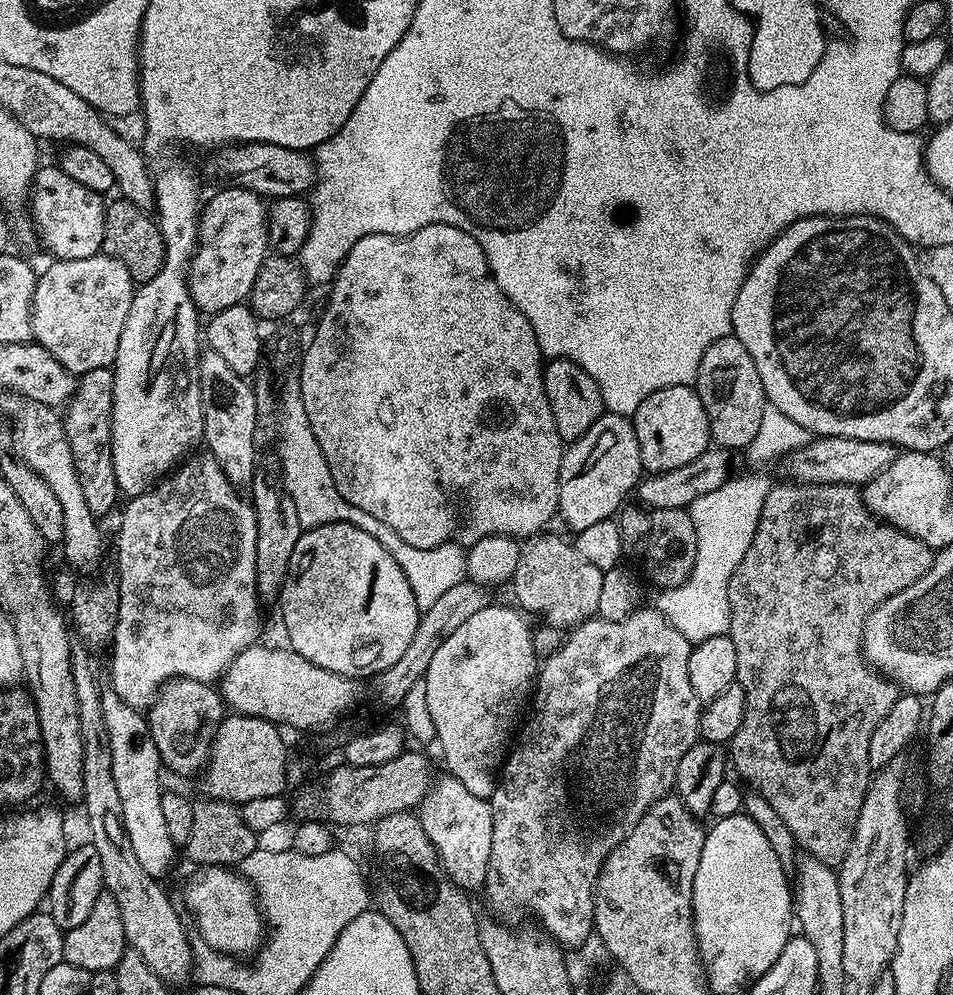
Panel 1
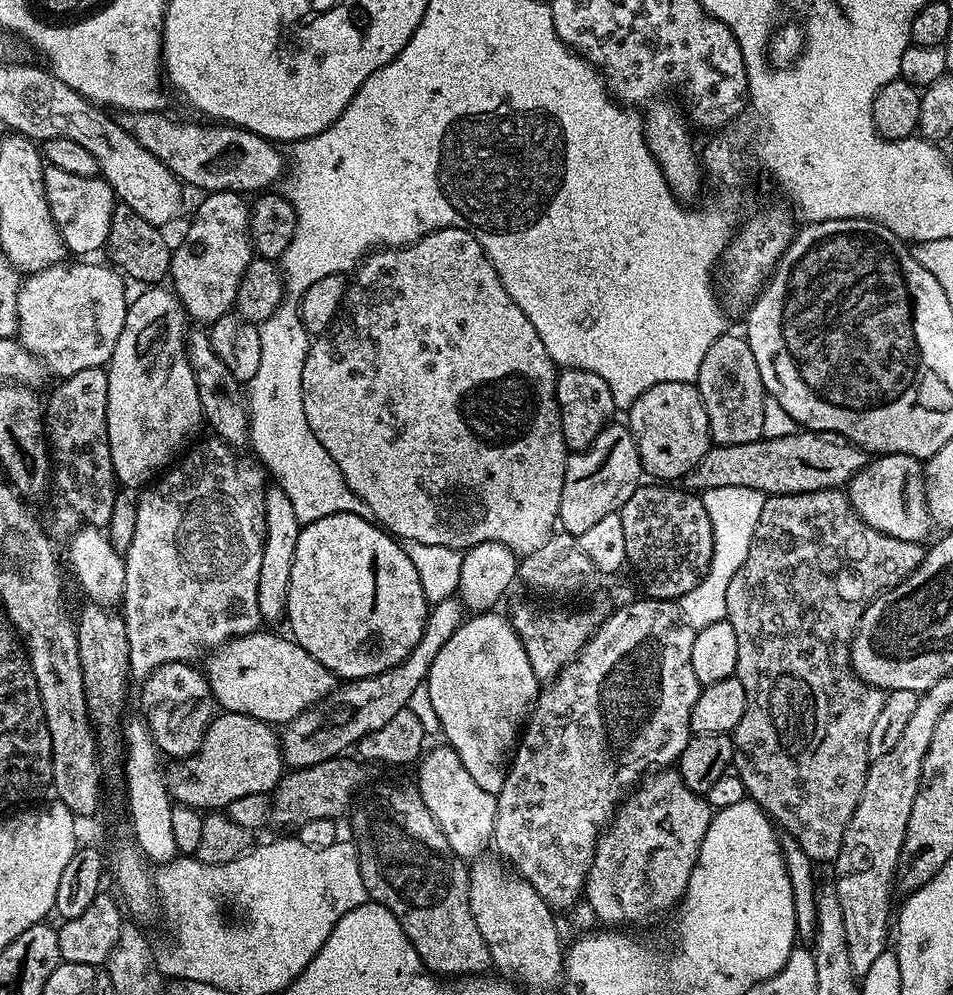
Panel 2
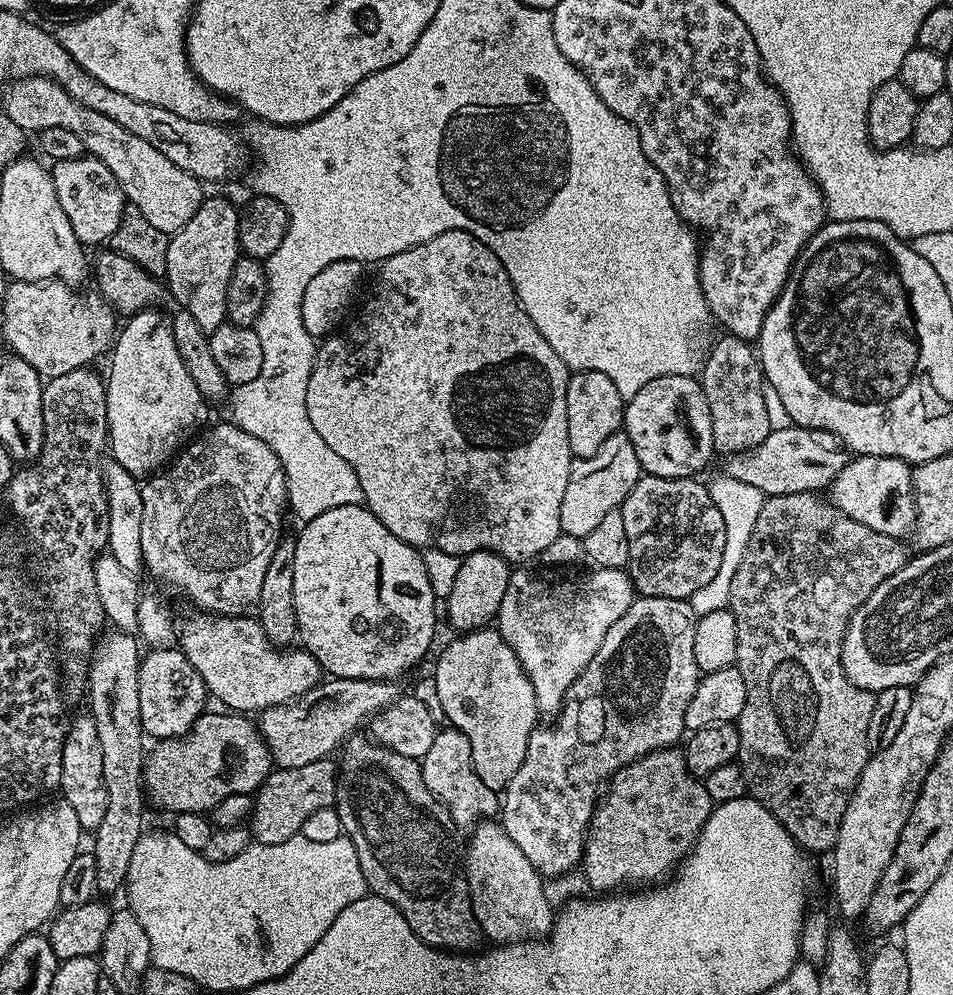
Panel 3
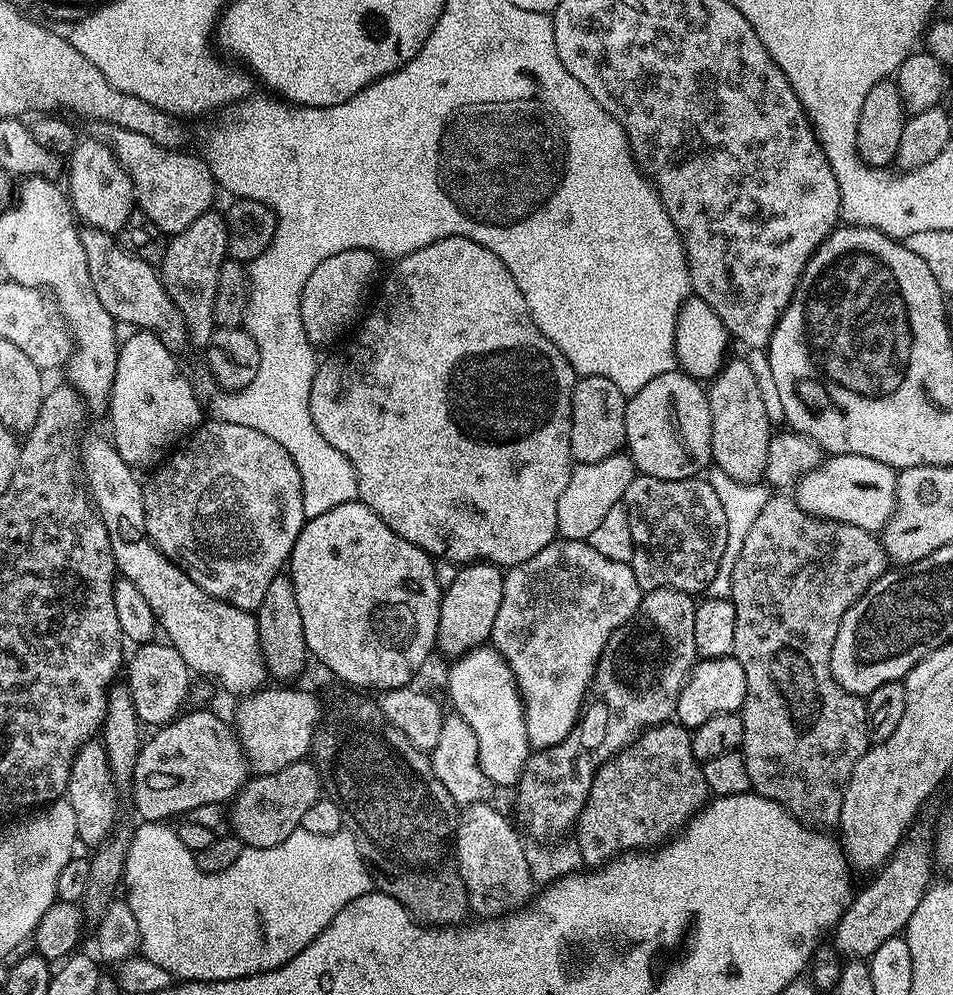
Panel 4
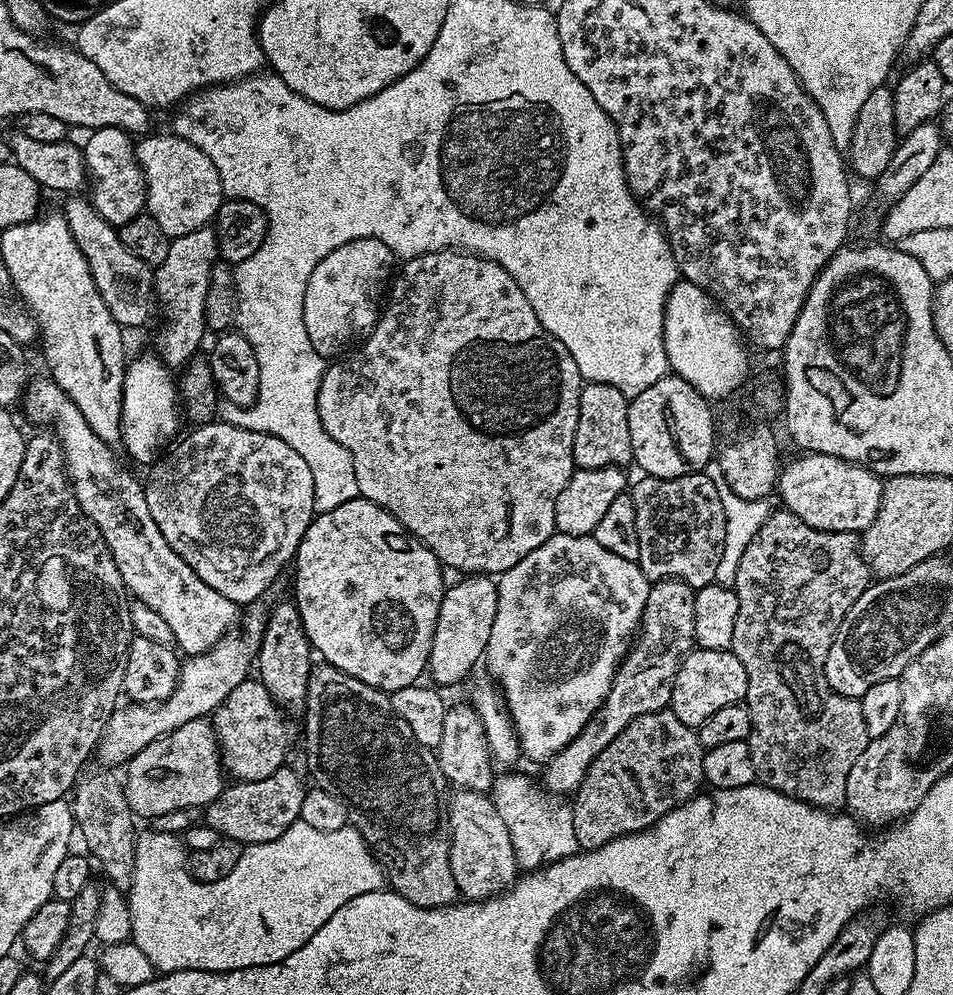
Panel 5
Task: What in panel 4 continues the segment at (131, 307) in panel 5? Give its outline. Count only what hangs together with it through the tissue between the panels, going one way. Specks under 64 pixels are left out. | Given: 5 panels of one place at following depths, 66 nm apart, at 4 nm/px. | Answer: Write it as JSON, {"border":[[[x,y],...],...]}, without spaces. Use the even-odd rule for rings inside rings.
{"border":[[[84,226],[80,228],[80,241],[82,251],[86,254],[86,270],[90,270],[94,294],[98,294],[98,302],[106,306],[106,314],[110,314],[121,325],[133,324],[133,329],[155,332],[173,354],[181,354],[190,348],[188,327],[182,318],[182,310],[178,310],[170,294],[166,294],[160,273],[153,265],[130,254],[111,232]]]}

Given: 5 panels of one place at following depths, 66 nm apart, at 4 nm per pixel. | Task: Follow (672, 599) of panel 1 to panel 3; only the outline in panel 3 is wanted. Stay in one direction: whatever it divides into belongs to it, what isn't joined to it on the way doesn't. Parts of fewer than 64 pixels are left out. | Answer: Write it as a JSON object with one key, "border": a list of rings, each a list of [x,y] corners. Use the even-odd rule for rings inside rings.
{"border":[[[723,474],[717,476],[716,481],[708,484],[708,493],[710,498],[714,498],[714,506],[718,506],[718,514],[722,514],[722,522],[726,522],[726,550],[722,554],[722,566],[718,566],[718,574],[714,574],[714,582],[710,582],[710,586],[702,586],[702,590],[698,590],[690,598],[697,617],[710,614],[710,610],[727,608],[734,570],[738,570],[738,562],[742,562],[742,554],[746,554],[750,534],[754,534],[754,522],[766,499],[764,493],[759,492],[755,486],[746,486],[746,482],[738,482]]]}

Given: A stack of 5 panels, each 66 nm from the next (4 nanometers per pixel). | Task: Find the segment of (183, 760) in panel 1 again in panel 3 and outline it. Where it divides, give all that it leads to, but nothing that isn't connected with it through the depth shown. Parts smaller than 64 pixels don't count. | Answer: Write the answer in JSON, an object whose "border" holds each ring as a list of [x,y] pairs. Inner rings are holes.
{"border":[[[179,647],[155,648],[149,653],[141,659],[138,670],[138,706],[142,710],[140,721],[145,733],[149,737],[156,736],[157,741],[185,736],[206,711],[204,703],[210,700],[208,687]]]}

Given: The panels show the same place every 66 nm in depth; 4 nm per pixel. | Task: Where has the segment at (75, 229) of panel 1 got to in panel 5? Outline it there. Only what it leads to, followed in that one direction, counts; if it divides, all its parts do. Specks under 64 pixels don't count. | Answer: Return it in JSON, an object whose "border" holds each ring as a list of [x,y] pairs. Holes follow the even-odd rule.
{"border":[[[93,128],[87,136],[88,141],[83,141],[82,151],[90,188],[92,184],[92,204],[106,222],[117,226],[130,222],[130,218],[141,215],[146,208],[146,181],[136,160],[133,137],[120,128]]]}

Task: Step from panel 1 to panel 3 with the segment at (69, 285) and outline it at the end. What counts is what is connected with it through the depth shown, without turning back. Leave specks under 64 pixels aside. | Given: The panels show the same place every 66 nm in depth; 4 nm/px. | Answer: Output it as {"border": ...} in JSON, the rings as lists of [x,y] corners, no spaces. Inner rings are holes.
{"border":[[[12,280],[8,286],[8,292],[2,298],[4,304],[4,340],[9,344],[11,351],[22,357],[26,362],[30,362],[30,366],[34,366],[34,370],[42,378],[51,378],[53,376],[61,376],[62,374],[70,374],[70,370],[78,370],[79,368],[87,368],[100,355],[107,353],[113,347],[114,337],[118,332],[117,313],[105,302],[104,297],[100,295],[99,291],[91,290],[92,292],[76,292],[80,290],[73,290],[69,285],[62,283],[61,280]]]}

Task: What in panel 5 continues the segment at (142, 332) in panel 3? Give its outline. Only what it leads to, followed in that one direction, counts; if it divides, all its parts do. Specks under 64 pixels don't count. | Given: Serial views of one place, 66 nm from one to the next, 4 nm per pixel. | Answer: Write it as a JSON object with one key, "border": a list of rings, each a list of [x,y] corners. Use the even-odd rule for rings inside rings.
{"border":[[[159,355],[140,356],[124,369],[122,386],[122,426],[120,444],[129,456],[143,466],[151,466],[177,439],[182,421],[182,404],[178,399],[178,380]]]}

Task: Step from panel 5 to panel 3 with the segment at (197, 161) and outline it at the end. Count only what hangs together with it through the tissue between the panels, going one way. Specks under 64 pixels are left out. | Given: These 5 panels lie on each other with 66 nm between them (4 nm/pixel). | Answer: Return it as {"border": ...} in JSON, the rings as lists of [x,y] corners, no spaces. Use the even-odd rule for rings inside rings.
{"border":[[[27,76],[24,80],[9,83],[6,91],[8,93],[4,96],[2,110],[11,120],[18,122],[18,126],[22,126],[25,133],[39,134],[42,130],[54,130],[55,128],[70,130],[70,134],[75,134],[82,141],[87,155],[96,156],[102,162],[106,162],[110,174],[114,174],[114,178],[118,178],[122,186],[125,201],[139,210],[142,218],[147,218],[158,230],[169,234],[182,230],[182,226],[186,226],[186,222],[194,218],[198,206],[206,199],[205,185],[197,176],[182,170],[182,166],[174,166],[174,162],[170,162],[166,154],[154,150],[150,142],[145,142],[143,138],[130,134],[130,130],[118,126],[118,122],[106,118],[106,114],[98,114],[98,110],[90,110],[90,106],[82,106],[82,102],[66,94],[64,87],[57,84],[55,80],[48,80],[45,76]]]}

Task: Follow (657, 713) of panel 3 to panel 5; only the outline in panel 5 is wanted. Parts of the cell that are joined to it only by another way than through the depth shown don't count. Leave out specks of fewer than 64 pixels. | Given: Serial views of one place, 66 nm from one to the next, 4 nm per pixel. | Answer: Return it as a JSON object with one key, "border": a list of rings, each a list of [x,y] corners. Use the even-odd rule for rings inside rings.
{"border":[[[657,580],[649,587],[644,613],[639,629],[628,649],[628,655],[620,662],[610,694],[606,694],[604,705],[598,709],[592,721],[559,752],[543,765],[542,784],[553,794],[575,793],[577,786],[586,778],[590,762],[642,714],[665,711],[672,703],[672,687],[678,674],[678,666],[687,652],[696,644],[694,634],[694,589],[681,580]]]}

